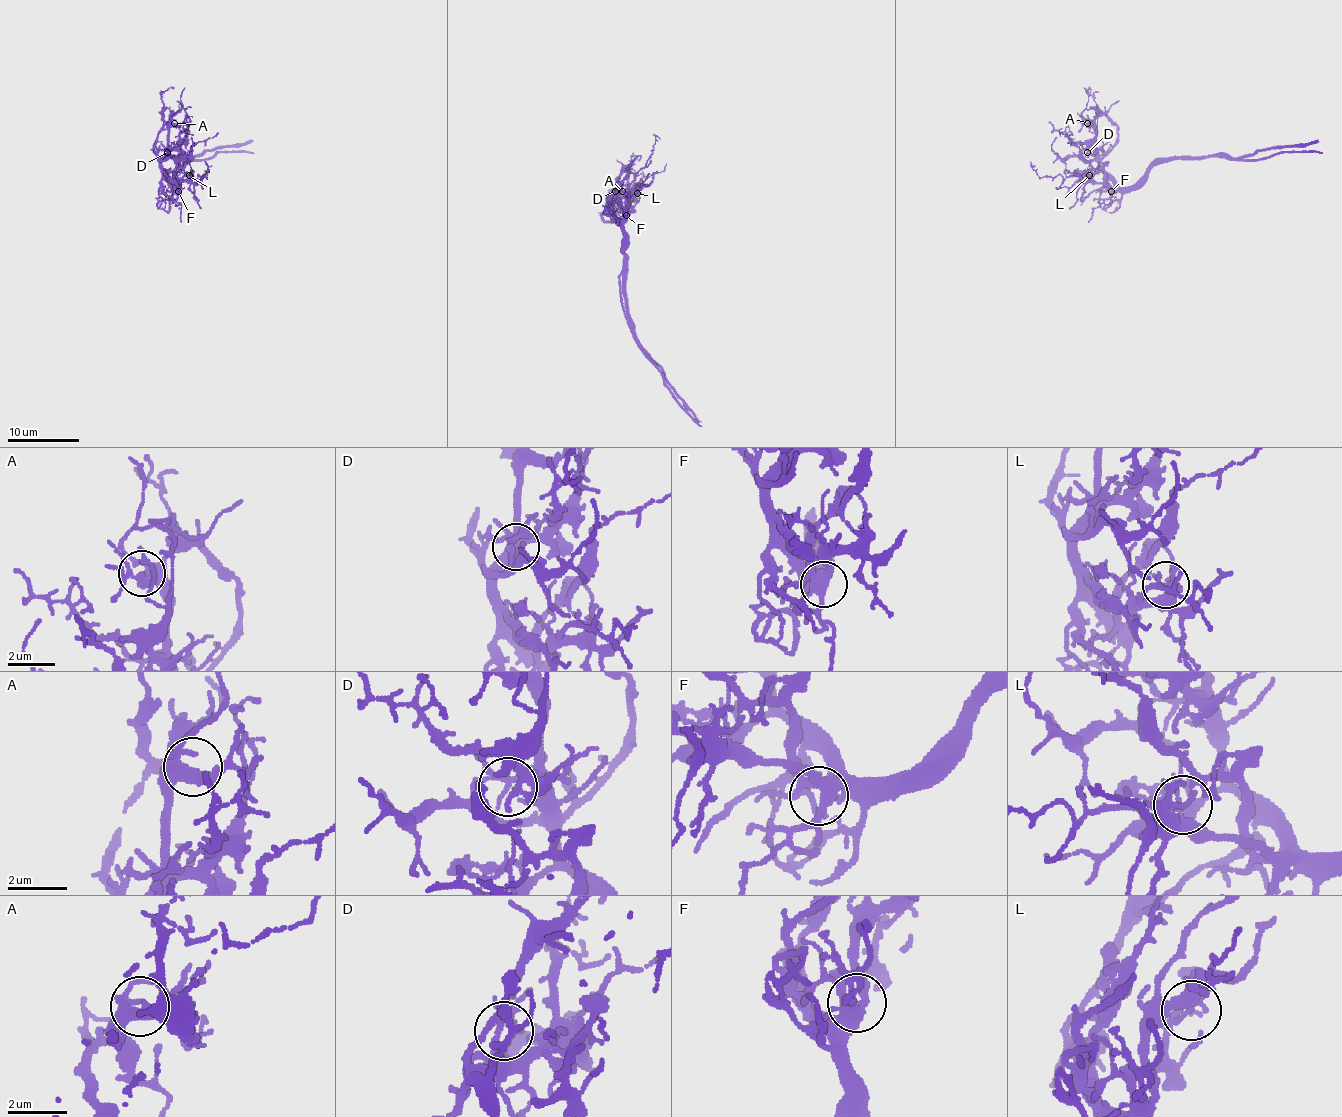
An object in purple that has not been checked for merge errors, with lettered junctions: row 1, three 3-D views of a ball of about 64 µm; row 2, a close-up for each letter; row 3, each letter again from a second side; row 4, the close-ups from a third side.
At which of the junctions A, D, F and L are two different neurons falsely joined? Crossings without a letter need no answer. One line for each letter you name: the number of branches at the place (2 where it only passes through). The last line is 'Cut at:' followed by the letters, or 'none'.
Cut at: none

